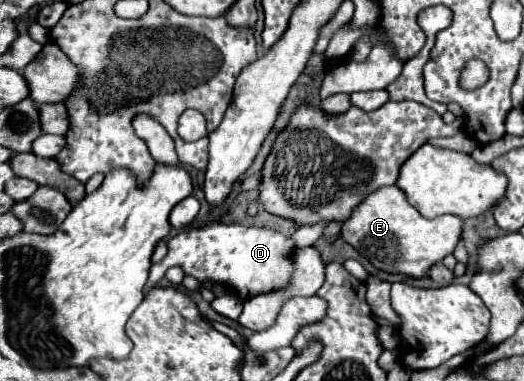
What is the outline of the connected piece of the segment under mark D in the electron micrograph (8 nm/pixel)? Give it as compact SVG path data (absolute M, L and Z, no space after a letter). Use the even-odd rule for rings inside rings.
M208 222L204 226L188 228L174 238L168 240L168 254L152 264L150 278L146 284L146 292L154 288L170 266L182 266L186 274L202 280L216 280L228 284L242 300L250 296L270 292L274 288L286 286L292 274L292 262L288 254L294 250L290 238L282 236L280 232L258 228L258 226L242 226L242 224L222 224L222 222ZM248 274L248 286L244 276Z

